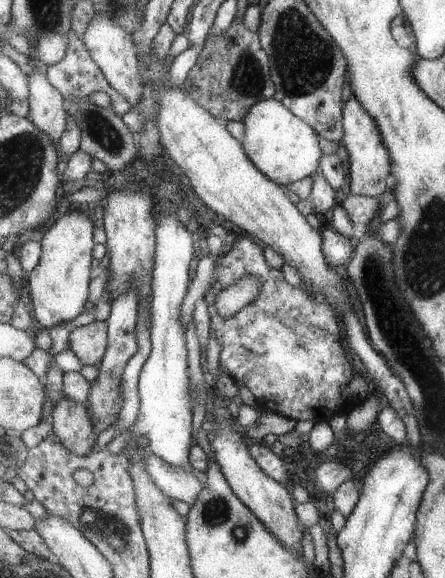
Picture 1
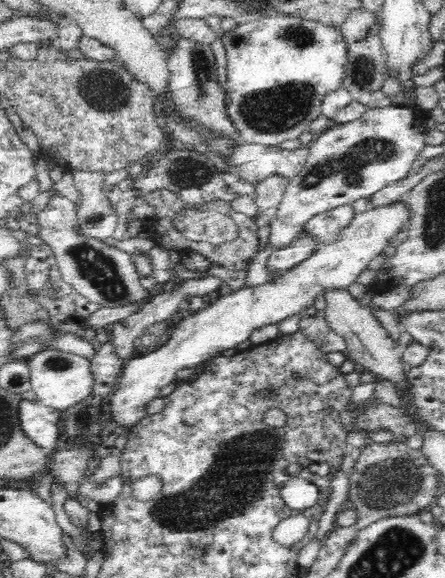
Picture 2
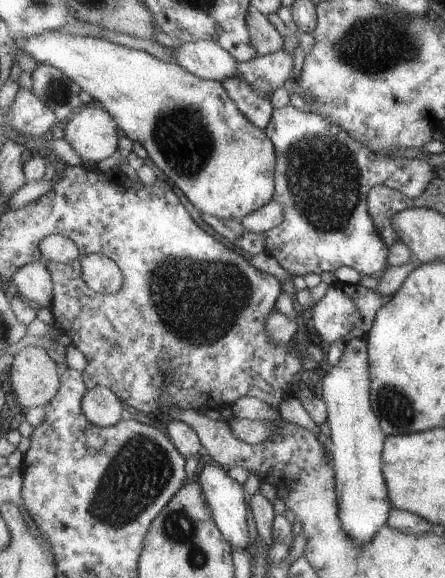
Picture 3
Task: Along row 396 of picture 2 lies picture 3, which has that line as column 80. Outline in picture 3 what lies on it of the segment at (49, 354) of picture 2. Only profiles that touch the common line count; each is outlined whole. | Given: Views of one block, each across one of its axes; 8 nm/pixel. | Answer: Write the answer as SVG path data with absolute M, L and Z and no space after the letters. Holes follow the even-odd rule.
M56 30L45 31L37 36L29 37L22 45L24 46L24 53L34 58L37 64L49 63L61 69L69 78L78 82L91 94L97 104L106 108L111 113L111 116L114 117L114 121L120 128L121 133L127 135L131 140L139 142L147 150L152 162L175 186L183 191L184 196L203 215L215 216L226 221L243 220L243 217L254 213L256 210L263 208L266 204L274 200L276 191L275 173L278 164L274 142L262 128L259 128L253 121L249 120L248 116L238 107L238 104L235 104L235 101L230 97L230 93L227 92L222 82L204 79L195 73L189 72L181 65L162 62L147 52L129 49L117 43L91 36L69 36L67 34L59 34Z

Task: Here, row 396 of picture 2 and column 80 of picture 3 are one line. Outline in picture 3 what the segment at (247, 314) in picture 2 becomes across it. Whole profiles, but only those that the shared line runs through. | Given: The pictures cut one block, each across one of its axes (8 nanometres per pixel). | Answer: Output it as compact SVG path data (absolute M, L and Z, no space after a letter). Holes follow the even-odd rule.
M94 104L83 107L67 122L63 139L80 158L100 164L118 152L122 133L111 113Z

